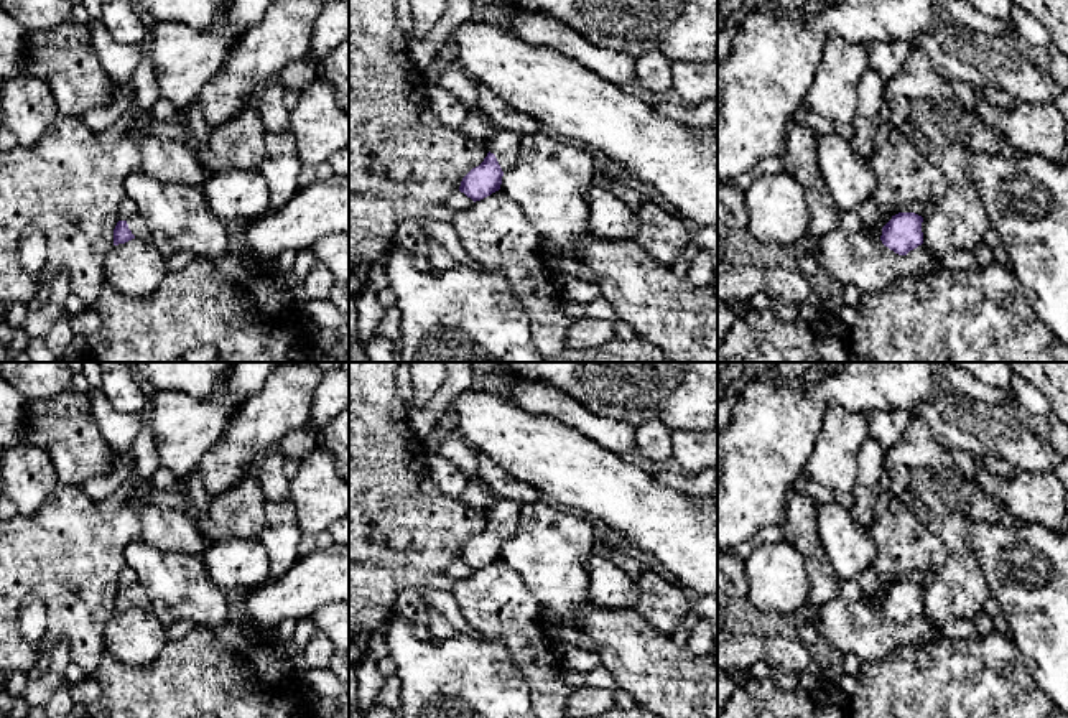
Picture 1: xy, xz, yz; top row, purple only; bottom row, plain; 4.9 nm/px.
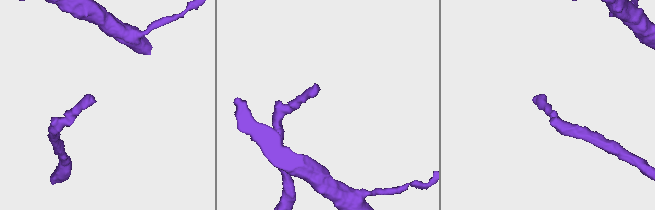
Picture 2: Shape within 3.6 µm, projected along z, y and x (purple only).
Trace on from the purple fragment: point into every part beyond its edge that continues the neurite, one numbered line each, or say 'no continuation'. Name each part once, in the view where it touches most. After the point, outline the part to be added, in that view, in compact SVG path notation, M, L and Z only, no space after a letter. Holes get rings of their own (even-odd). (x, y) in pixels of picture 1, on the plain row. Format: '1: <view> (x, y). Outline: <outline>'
1: xz (506, 512). Outline: M497 499L490 507L487 519L495 524L504 542L517 534L520 509L522 504L512 499Z

